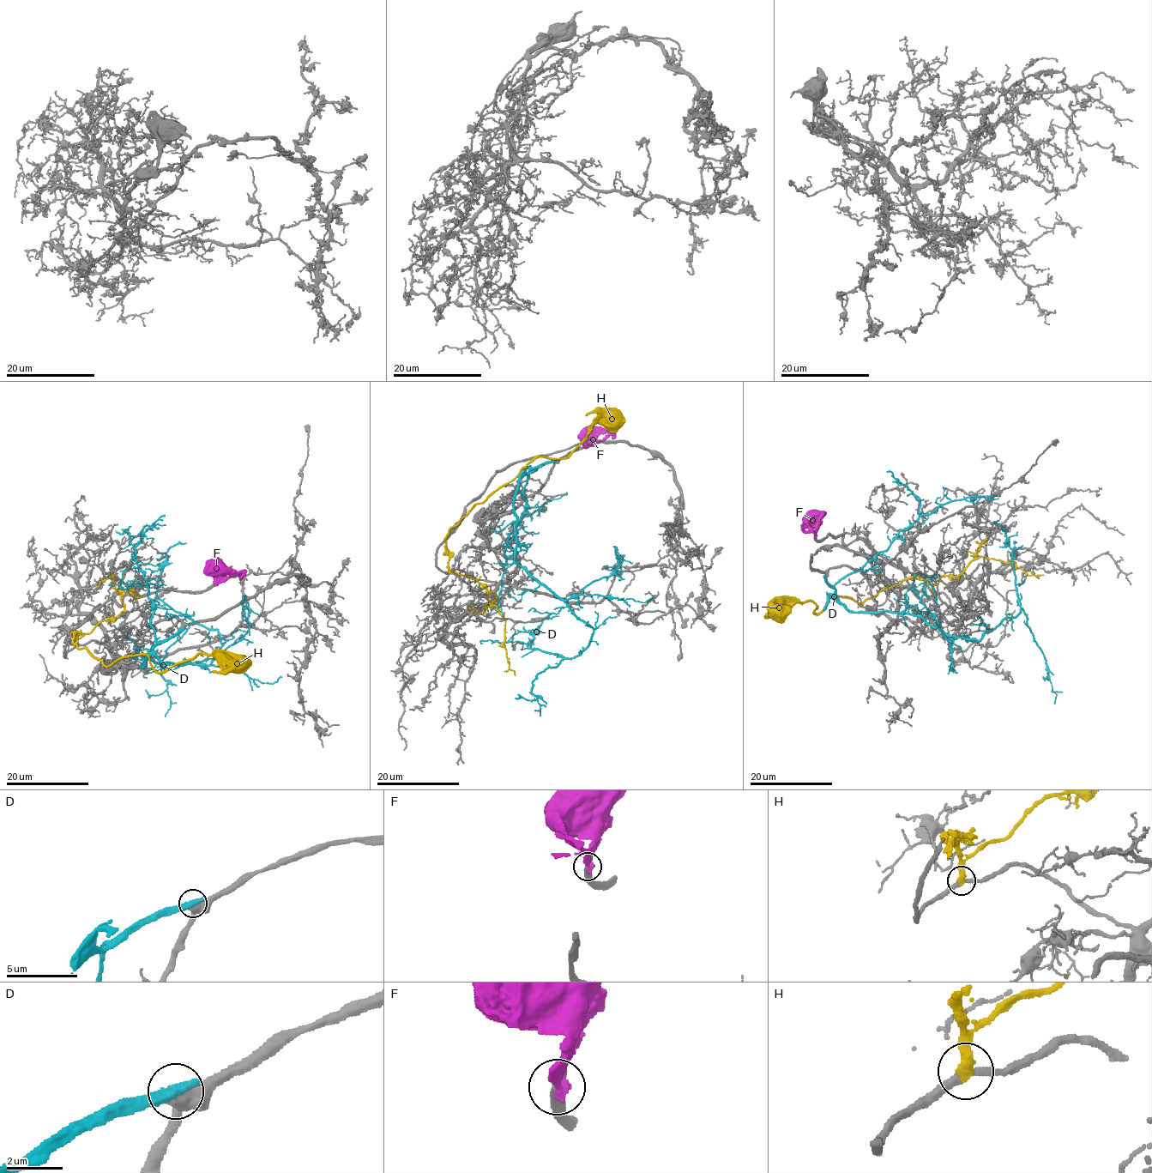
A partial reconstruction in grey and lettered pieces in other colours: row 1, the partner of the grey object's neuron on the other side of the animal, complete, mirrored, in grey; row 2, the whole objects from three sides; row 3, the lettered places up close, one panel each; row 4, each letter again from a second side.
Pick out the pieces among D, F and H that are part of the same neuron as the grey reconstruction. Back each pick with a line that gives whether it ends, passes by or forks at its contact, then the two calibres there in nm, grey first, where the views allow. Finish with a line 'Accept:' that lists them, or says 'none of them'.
F: it ends there; 400 nm thick on the grey side, 600 nm on the other
Accept: F

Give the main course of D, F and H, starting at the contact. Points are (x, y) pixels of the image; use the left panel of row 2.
D: (180, 629), (142, 666), (215, 658), (222, 645), (216, 630), (193, 621), (167, 649), (165, 716)
F: (215, 584), (246, 571)
H: (76, 645), (76, 632), (73, 643), (104, 666), (142, 654), (160, 672), (200, 653), (244, 657), (251, 664)

